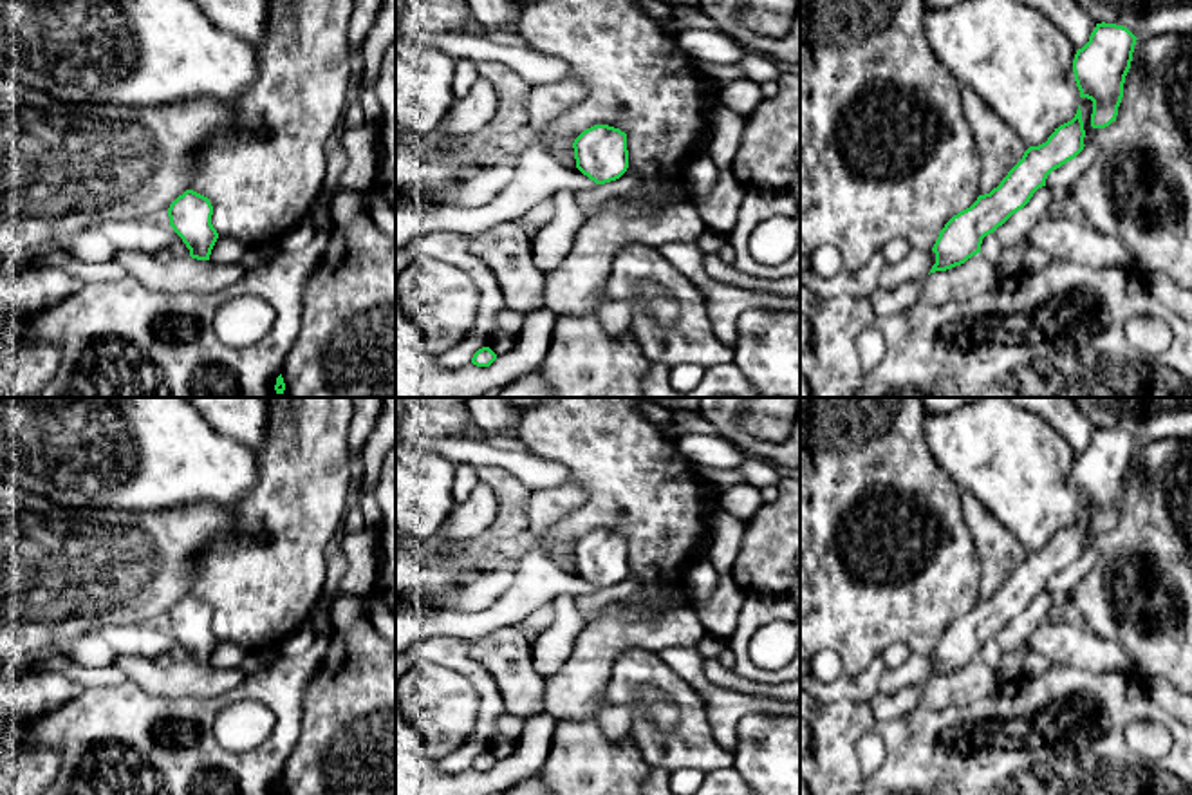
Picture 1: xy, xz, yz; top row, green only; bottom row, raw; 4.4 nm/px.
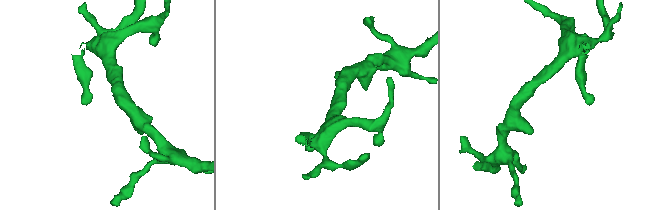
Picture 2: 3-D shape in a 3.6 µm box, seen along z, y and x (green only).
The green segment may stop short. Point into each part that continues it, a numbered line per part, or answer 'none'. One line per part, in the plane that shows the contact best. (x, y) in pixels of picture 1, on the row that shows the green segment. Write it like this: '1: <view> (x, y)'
none

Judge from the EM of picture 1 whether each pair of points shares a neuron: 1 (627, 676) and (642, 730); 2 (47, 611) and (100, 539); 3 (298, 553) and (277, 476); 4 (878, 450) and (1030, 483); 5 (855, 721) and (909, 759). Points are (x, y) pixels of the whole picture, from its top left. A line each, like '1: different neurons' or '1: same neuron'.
1: same neuron
2: same neuron
3: same neuron
4: different neurons
5: same neuron

